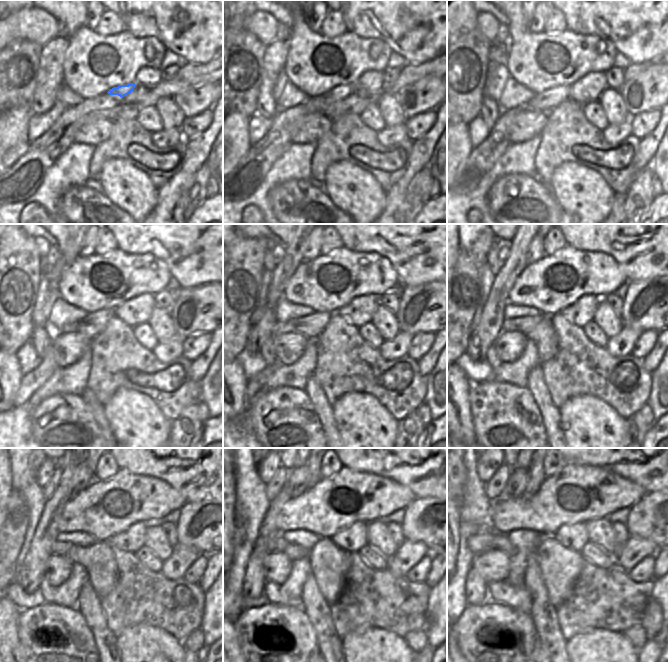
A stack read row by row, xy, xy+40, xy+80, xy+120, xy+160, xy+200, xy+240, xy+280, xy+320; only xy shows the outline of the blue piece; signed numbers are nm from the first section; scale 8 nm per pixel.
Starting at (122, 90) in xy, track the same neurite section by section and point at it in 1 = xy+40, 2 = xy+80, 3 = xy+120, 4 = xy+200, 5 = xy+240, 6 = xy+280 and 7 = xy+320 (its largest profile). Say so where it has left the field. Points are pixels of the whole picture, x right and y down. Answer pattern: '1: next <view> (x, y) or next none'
1: next xy+40 (339, 92)
2: next xy+80 (547, 100)
3: next xy+120 (91, 325)
4: next xy+200 (523, 325)
5: next xy+240 (58, 548)
6: next xy+280 (270, 543)
7: next xy+320 (482, 541)

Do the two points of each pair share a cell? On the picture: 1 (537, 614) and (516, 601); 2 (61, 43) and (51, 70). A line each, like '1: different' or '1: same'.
1: different
2: same

